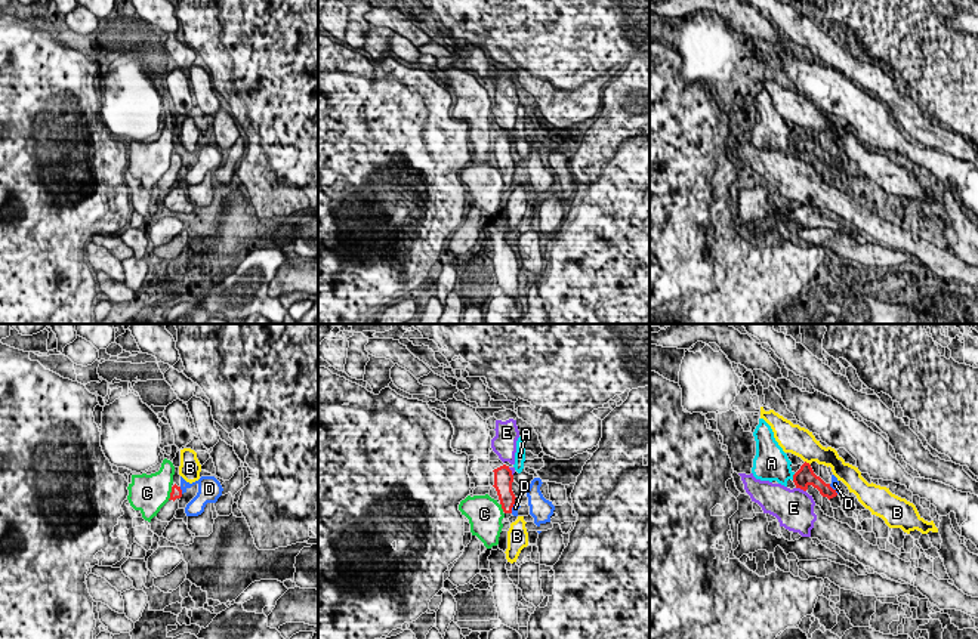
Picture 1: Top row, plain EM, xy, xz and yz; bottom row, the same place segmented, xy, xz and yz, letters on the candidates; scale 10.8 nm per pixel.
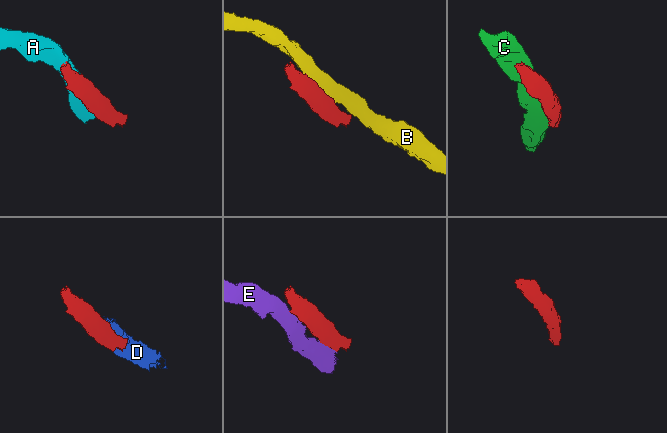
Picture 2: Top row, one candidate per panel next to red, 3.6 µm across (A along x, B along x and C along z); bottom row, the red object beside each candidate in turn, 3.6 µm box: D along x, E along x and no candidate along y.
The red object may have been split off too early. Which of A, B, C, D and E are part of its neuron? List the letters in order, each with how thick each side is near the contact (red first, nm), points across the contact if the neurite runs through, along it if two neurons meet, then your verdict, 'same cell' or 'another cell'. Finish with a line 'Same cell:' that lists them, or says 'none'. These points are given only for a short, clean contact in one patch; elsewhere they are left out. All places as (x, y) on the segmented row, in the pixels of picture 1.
A: calibres 200 and 340 nm; another cell
B: calibres 200 and 300 nm; another cell
C: calibres 130 and 420 nm; border xy (172, 487), (167, 499); another cell
D: calibres 130 and 180 nm; border xy (179, 487), (182, 493); another cell
E: calibres 200 and 420 nm; border yz (796, 487), (805, 491); another cell
Same cell: none

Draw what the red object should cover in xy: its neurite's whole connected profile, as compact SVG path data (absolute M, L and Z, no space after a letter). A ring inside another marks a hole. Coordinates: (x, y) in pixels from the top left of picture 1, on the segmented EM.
M176 484L172 487L170 498L169 501L160 509L157 513L157 519L161 522L170 522L176 510L179 509L179 500L182 497L182 490Z

